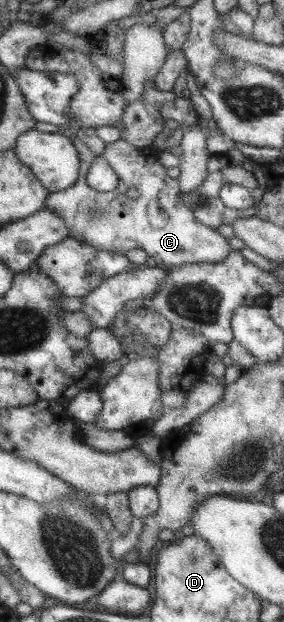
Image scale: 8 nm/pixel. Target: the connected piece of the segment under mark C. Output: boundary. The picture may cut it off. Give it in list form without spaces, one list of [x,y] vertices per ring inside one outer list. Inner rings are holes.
[[[71,135],[71,139],[79,153],[78,179],[74,186],[50,193],[45,204],[45,207],[63,218],[71,237],[77,238],[77,240],[85,242],[89,246],[95,246],[97,250],[107,250],[107,252],[124,255],[127,250],[140,248],[145,250],[151,258],[154,258],[158,266],[165,268],[194,262],[221,262],[224,258],[229,257],[232,249],[229,240],[221,235],[217,229],[199,222],[193,215],[193,211],[184,206],[184,202],[180,200],[182,191],[180,190],[179,181],[176,178],[169,177],[167,168],[159,162],[159,151],[133,146],[125,139],[106,143],[105,150],[100,156],[103,156],[109,162],[109,166],[117,173],[119,184],[118,188],[112,192],[98,192],[90,188],[86,181],[87,172],[97,155],[89,149],[89,146],[85,145],[83,140],[79,140],[74,135]],[[131,188],[139,192],[139,197],[134,200],[126,195]]]

